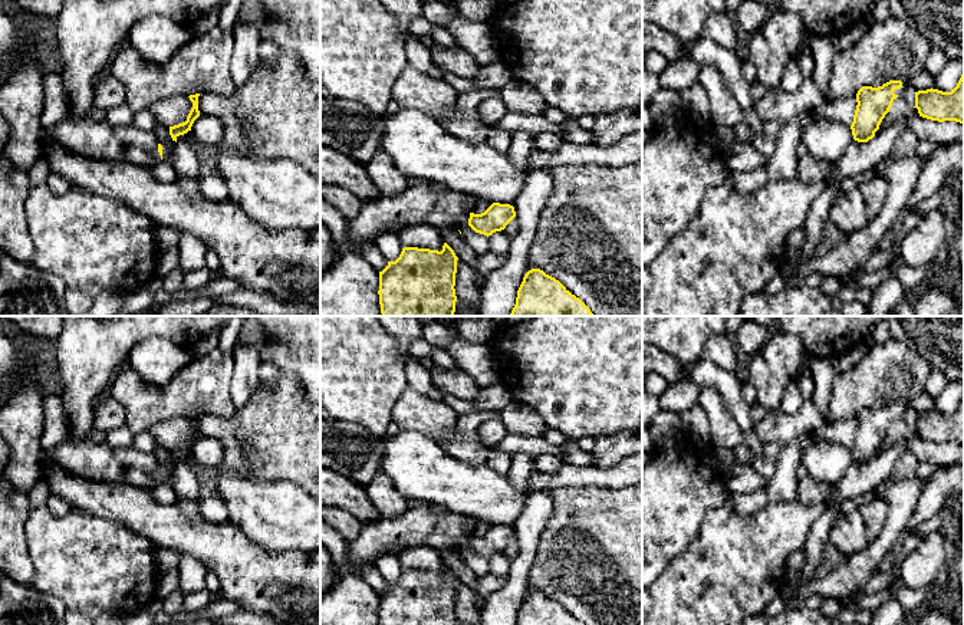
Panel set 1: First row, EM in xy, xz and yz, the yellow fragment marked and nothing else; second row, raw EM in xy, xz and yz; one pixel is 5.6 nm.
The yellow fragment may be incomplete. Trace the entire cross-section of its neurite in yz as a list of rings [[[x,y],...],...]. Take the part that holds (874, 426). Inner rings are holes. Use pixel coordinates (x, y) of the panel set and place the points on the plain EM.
[[[889,402],[882,408],[862,408],[856,415],[856,432],[851,447],[853,461],[868,464],[875,458],[892,424],[905,414],[901,402]]]

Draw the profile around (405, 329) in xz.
[[[378,316],[382,328],[395,339],[398,355],[405,364],[409,345],[422,338],[422,325],[437,320],[437,316]]]

